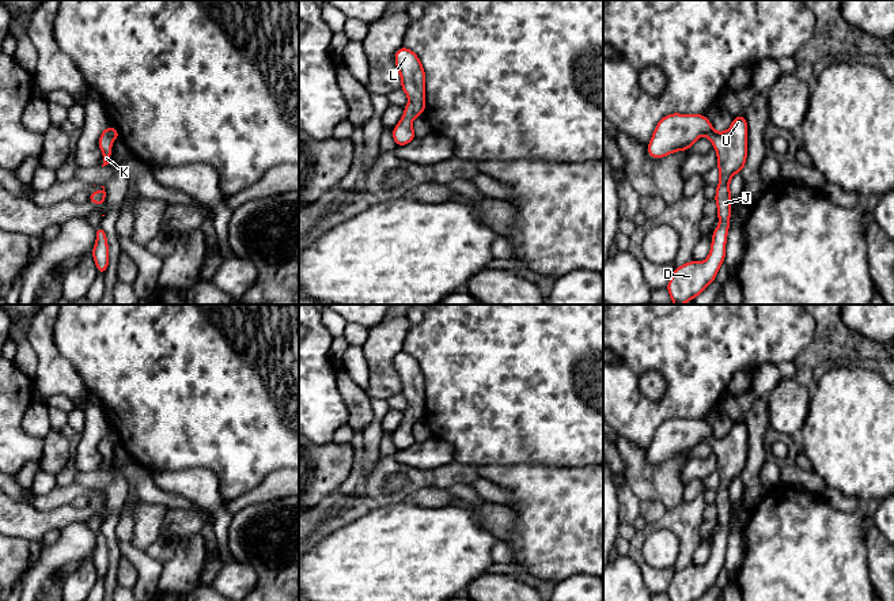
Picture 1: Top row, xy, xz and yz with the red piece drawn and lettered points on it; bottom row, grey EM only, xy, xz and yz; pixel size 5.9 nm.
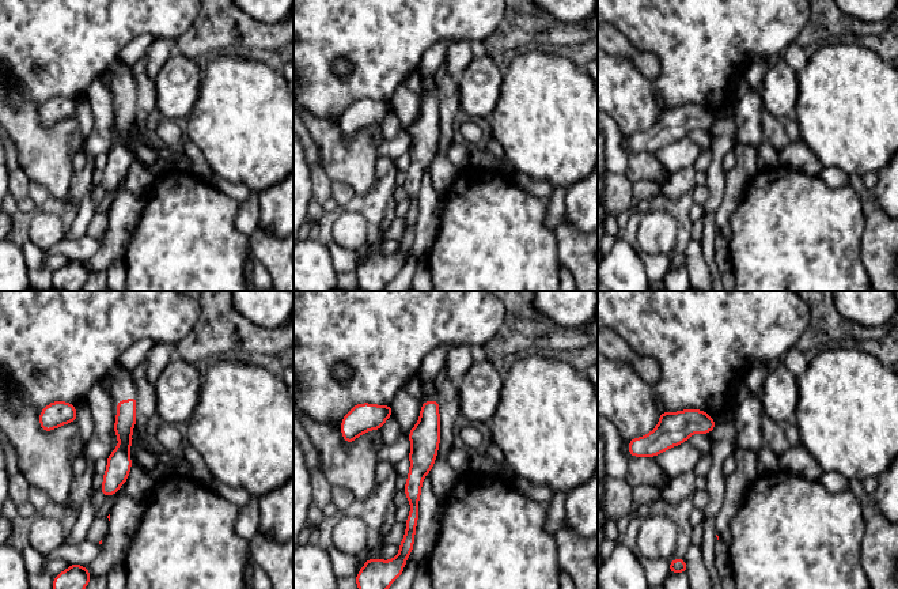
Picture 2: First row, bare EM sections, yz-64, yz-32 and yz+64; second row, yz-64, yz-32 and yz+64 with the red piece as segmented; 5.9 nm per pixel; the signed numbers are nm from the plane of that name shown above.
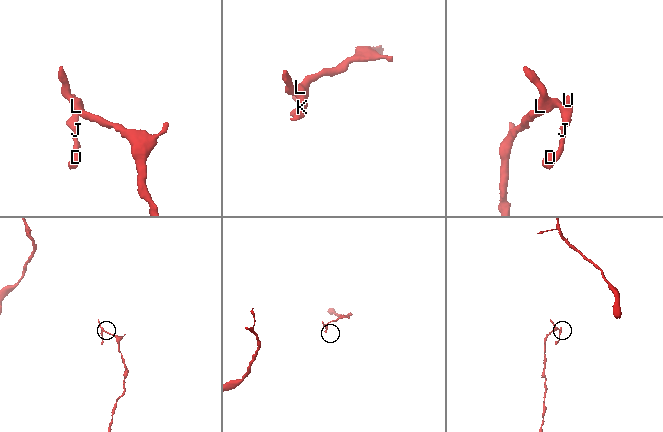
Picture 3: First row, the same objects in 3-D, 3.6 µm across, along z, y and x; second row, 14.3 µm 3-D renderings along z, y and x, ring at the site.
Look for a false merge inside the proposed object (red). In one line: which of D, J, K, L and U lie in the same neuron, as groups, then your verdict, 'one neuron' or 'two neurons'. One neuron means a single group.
groups D J K L U; one neuron

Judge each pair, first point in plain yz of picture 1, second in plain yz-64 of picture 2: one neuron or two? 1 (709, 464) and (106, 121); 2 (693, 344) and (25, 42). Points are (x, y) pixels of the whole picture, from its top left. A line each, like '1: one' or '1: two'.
1: one
2: one

